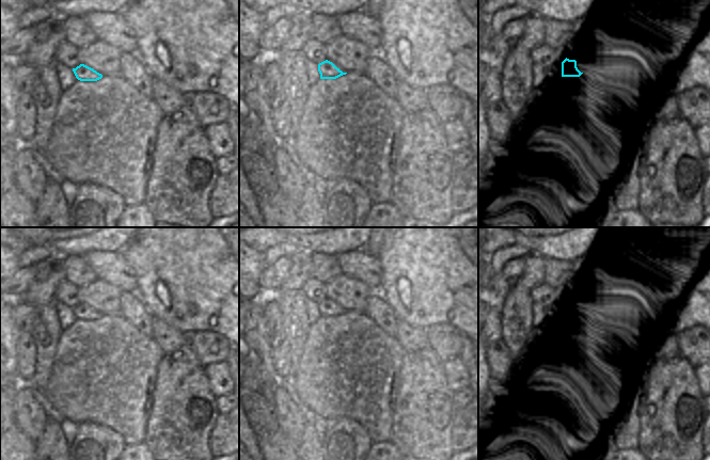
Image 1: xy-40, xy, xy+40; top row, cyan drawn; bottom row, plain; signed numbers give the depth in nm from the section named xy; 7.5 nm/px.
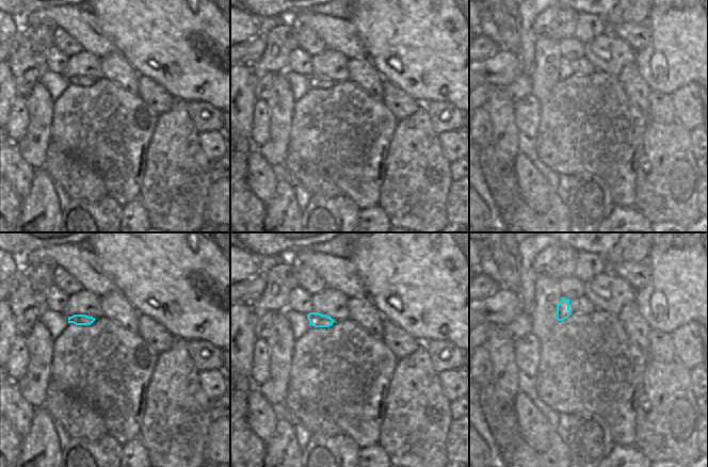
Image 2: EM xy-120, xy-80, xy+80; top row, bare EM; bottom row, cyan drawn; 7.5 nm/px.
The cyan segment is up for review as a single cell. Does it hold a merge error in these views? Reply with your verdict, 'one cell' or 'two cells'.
two cells

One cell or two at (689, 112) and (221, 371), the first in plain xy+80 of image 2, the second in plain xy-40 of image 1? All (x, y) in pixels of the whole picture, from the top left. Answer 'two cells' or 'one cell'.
two cells

